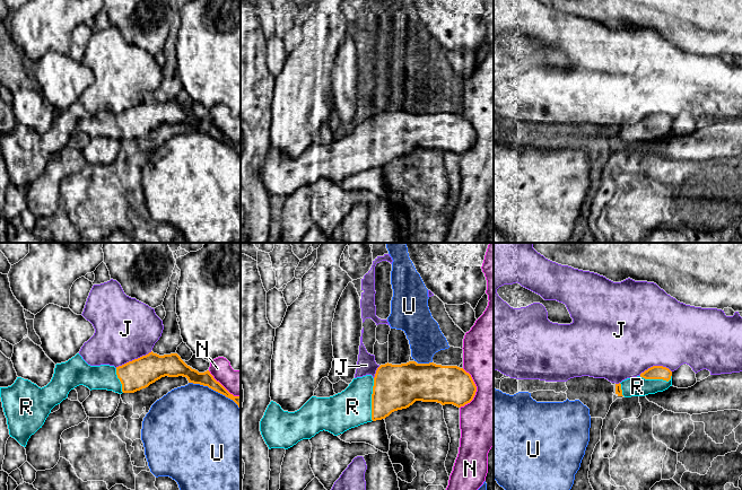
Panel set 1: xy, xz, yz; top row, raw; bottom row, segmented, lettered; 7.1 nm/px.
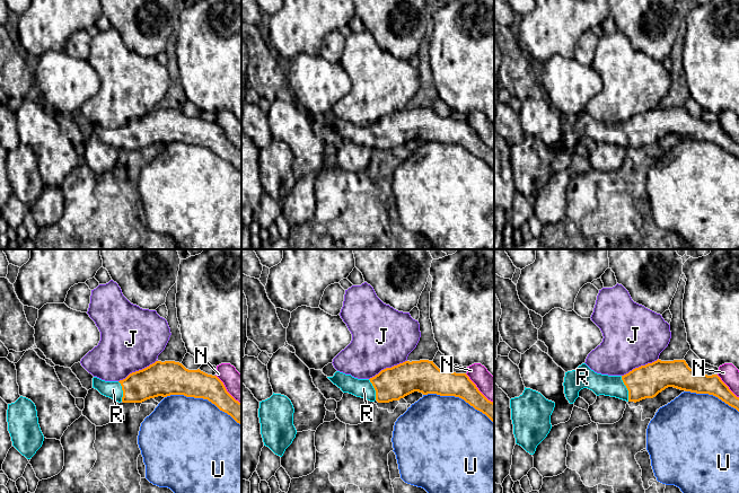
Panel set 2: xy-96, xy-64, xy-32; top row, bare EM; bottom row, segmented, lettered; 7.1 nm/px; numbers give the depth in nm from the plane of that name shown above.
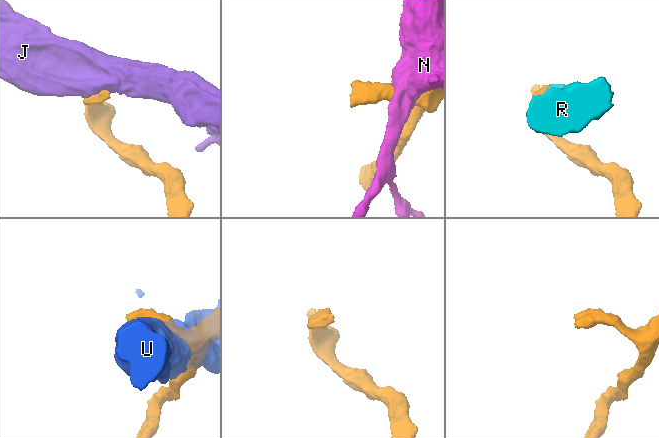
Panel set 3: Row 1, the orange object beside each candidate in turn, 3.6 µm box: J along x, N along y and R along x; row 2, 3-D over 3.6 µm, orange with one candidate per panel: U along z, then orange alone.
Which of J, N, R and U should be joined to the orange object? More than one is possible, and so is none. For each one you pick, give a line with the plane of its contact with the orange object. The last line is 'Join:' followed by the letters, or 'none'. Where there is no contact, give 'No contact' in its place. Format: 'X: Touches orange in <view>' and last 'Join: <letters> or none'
R: Touches orange in xz
Join: R

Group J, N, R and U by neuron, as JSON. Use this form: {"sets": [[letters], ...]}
{"sets": [["J"], ["N"], ["R"], ["U"]]}

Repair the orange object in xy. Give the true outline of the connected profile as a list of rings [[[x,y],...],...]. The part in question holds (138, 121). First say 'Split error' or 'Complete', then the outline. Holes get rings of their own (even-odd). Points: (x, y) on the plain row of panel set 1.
Split error. [[[152,98],[122,113],[90,113],[77,100],[66,110],[56,111],[51,129],[38,134],[17,124],[8,134],[0,134],[0,145],[10,184],[26,194],[28,186],[44,172],[51,157],[68,145],[71,137],[84,132],[91,137],[134,140],[162,124],[186,124],[233,147],[241,156],[241,143],[230,141],[209,117],[199,120],[187,113],[177,100],[159,103]]]

